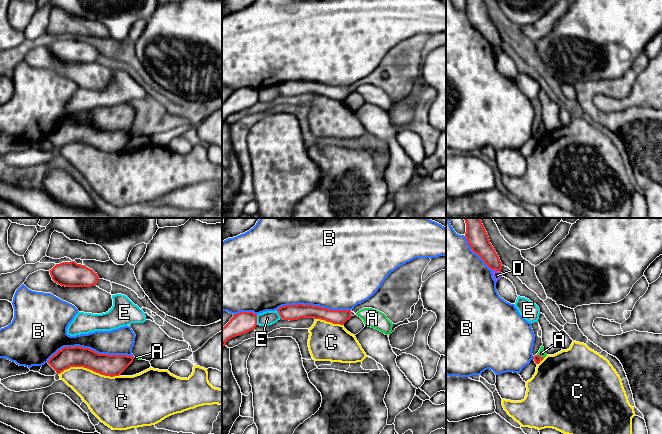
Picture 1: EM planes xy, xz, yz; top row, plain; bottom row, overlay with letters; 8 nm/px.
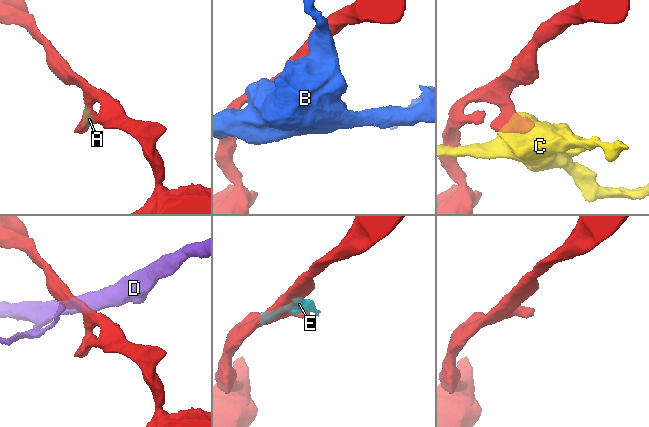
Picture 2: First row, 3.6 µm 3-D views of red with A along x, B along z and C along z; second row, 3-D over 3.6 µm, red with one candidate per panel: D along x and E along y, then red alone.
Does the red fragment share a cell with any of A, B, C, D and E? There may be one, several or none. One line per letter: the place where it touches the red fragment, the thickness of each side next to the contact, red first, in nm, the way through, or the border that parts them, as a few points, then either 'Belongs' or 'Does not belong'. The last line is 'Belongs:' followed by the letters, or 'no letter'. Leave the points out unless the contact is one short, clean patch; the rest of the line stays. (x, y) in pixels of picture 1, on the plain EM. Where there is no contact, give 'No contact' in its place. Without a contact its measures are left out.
A: Touches red at yz (539, 132). Thickness 60 nm (red) against 60 nm. Boundary: yz (537, 130), (543, 134). Does not belong
B: Touches red at xy (90, 125). Thickness 180 nm (red) against 220 nm. Does not belong
C: Touches red at xy (89, 144). Thickness 180 nm (red) against 320 nm. Does not belong
D: Touches red at yz (497, 46). Thickness 160 nm (red) against 70 nm. Does not belong
E: Touches red at xz (279, 90). Thickness 130 nm (red) against 120 nm. Does not belong
Belongs: no letter

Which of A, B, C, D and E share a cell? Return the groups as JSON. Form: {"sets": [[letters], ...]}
{"sets": [["A", "E"], ["B"], ["C"], ["D"]]}

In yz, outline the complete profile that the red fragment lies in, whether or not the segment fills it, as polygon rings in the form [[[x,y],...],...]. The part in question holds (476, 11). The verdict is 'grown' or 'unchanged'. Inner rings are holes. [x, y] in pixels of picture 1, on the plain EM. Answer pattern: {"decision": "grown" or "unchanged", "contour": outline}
{"decision": "unchanged", "contour": [[[466,0],[465,13],[472,27],[479,31],[490,45],[501,48],[503,41],[483,0]]]}

